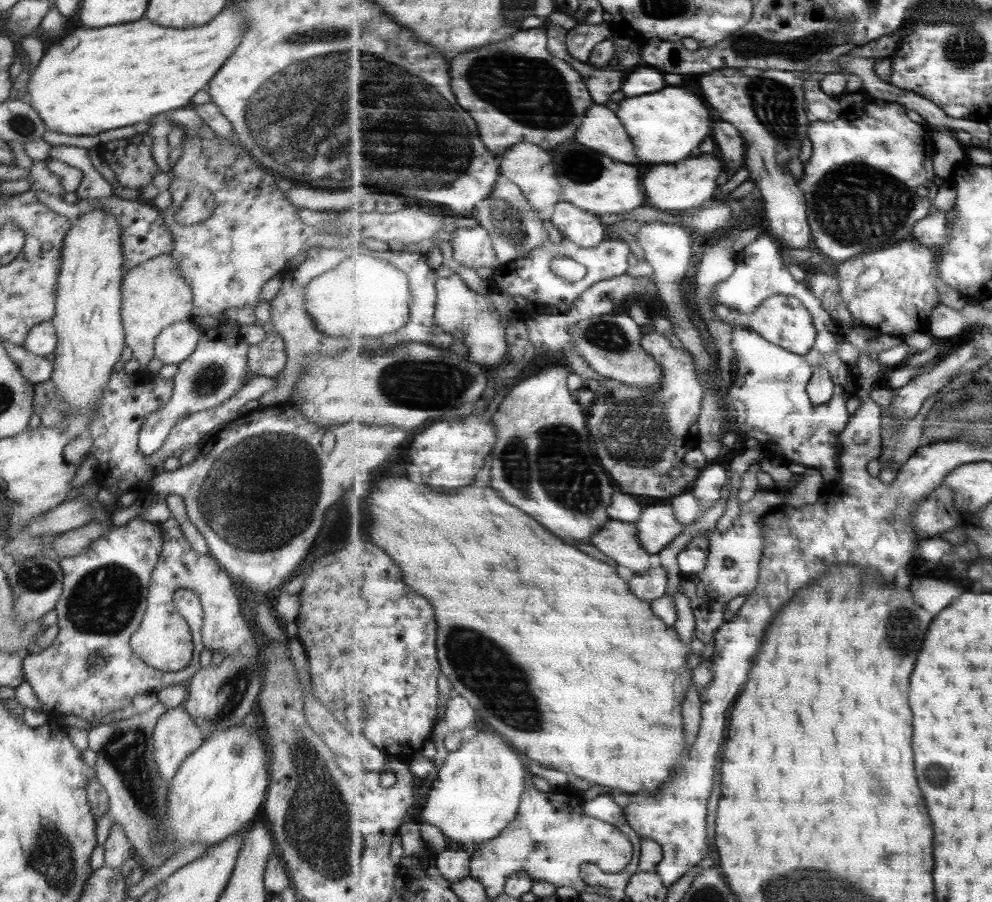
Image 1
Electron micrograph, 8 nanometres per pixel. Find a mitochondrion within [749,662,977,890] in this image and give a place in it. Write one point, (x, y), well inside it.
(936, 775)

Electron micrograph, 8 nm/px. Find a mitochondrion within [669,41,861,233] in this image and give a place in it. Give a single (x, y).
(774, 104)

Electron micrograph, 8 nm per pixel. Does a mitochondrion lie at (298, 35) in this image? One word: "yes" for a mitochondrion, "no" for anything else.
yes

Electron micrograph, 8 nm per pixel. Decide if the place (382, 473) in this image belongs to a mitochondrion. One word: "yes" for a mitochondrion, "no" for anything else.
no

